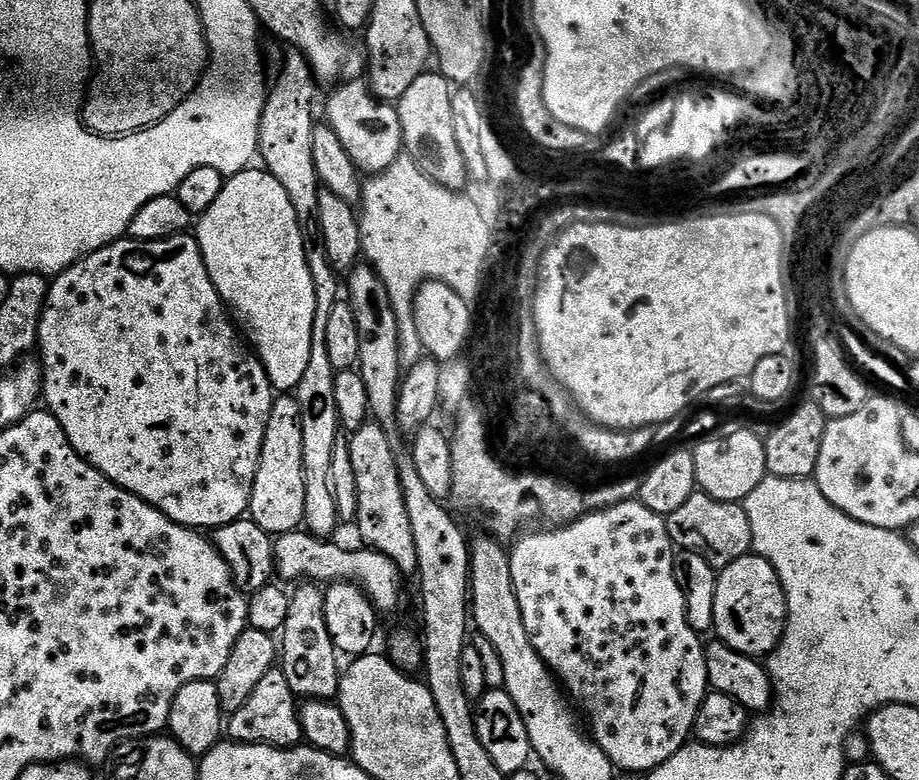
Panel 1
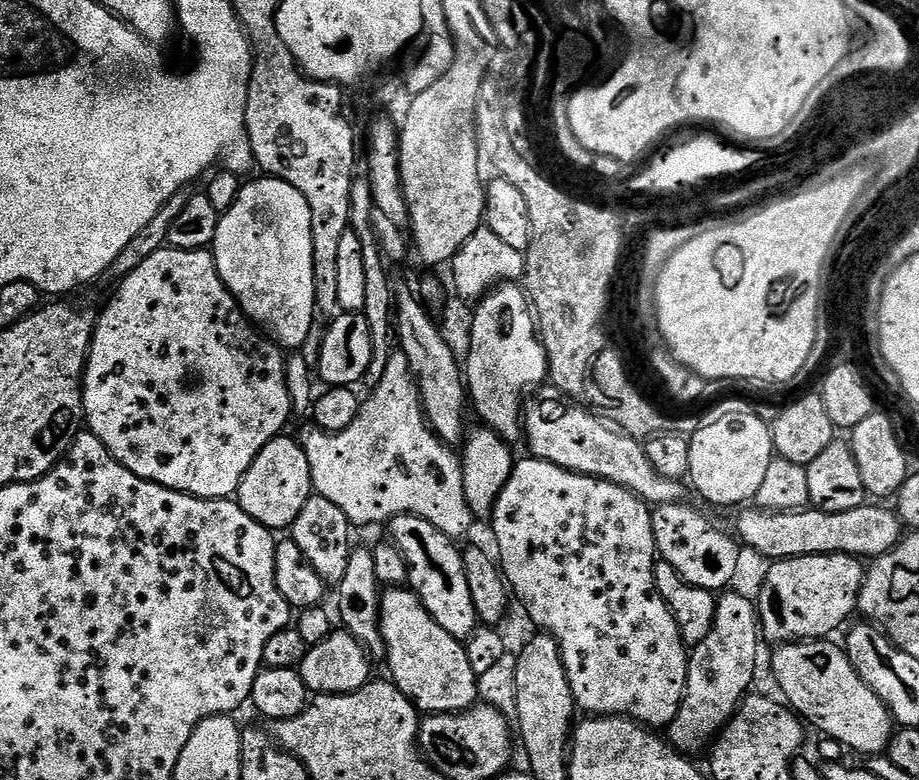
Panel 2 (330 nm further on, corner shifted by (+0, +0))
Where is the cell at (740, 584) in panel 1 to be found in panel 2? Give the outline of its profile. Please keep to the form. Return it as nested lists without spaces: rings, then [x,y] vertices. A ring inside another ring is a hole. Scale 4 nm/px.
[[[846,554],[829,556],[803,556],[793,560],[778,560],[764,576],[764,585],[760,588],[758,599],[758,623],[765,641],[772,646],[794,644],[806,640],[823,640],[831,637],[831,632],[843,629],[849,623],[852,612],[857,611],[860,602],[860,590],[864,585],[866,568],[857,557]]]

